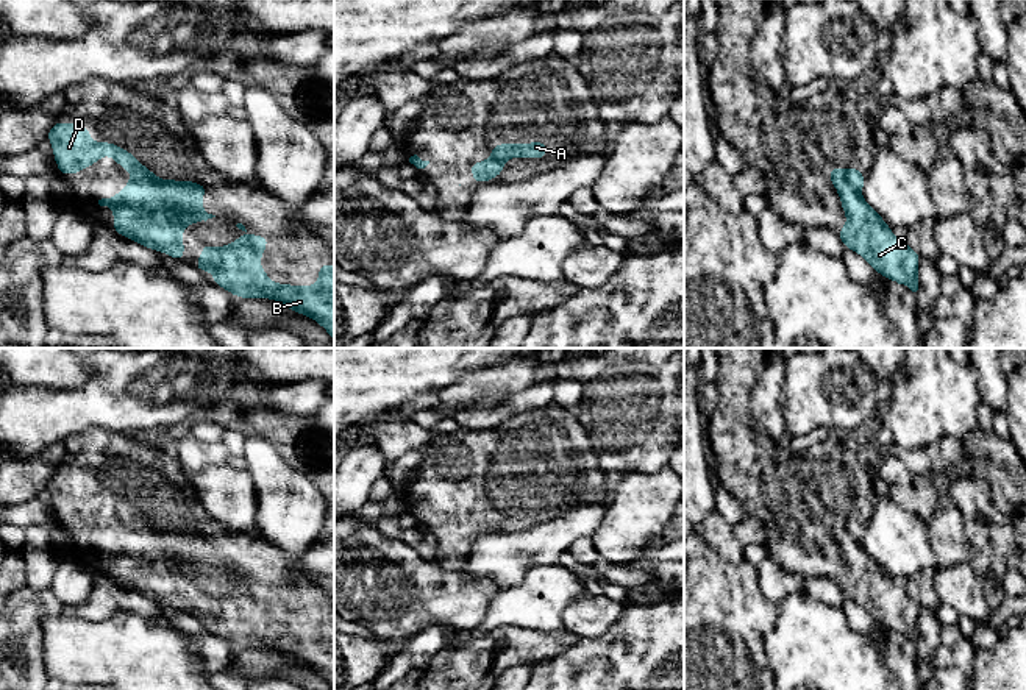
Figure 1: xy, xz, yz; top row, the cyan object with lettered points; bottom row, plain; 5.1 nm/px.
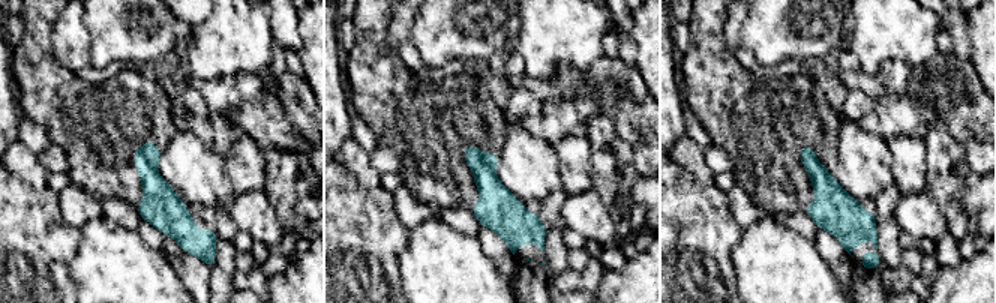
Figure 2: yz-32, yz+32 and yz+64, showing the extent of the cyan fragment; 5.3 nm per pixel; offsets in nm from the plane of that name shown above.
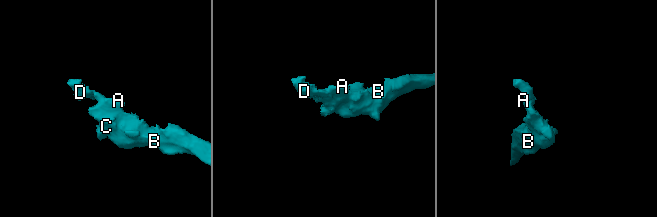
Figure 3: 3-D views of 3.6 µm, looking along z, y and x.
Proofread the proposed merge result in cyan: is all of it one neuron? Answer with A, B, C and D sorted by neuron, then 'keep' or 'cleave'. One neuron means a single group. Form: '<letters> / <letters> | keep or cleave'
A B C D | keep

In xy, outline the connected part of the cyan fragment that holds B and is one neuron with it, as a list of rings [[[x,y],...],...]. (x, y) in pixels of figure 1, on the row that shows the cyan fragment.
[[[242,223],[236,225],[245,231],[237,240],[230,242],[226,247],[211,247],[203,242],[200,259],[194,264],[198,272],[214,272],[212,283],[217,287],[226,289],[230,293],[239,298],[270,298],[276,300],[281,306],[314,318],[326,329],[334,342],[334,267],[331,264],[319,265],[319,284],[317,286],[292,286],[276,284],[262,270],[259,259],[265,253],[264,247],[270,244],[269,236],[253,236],[245,229]]]

